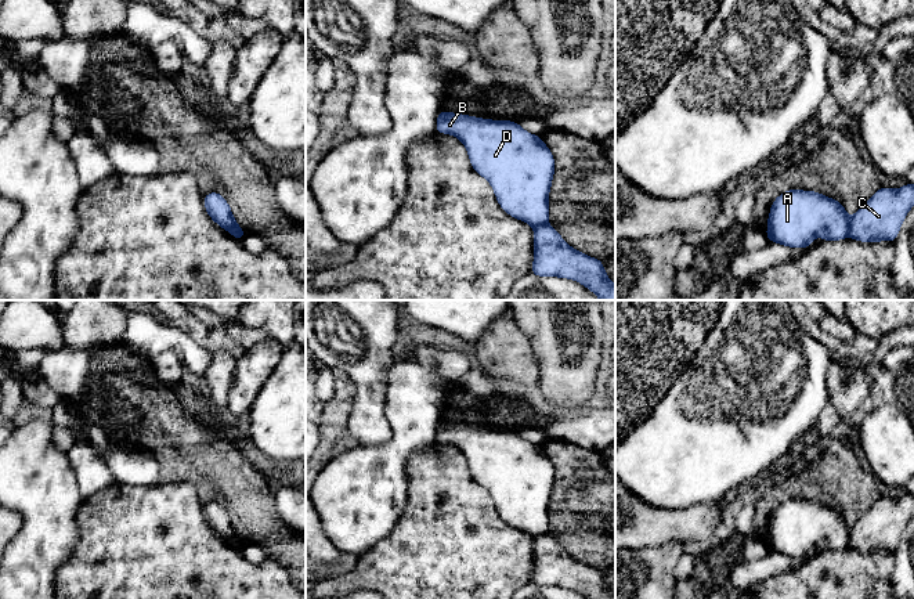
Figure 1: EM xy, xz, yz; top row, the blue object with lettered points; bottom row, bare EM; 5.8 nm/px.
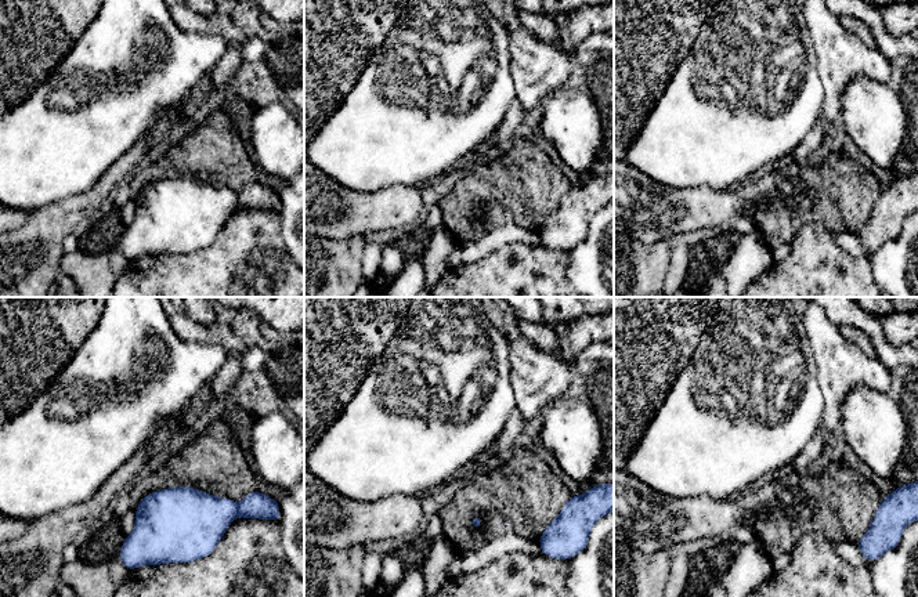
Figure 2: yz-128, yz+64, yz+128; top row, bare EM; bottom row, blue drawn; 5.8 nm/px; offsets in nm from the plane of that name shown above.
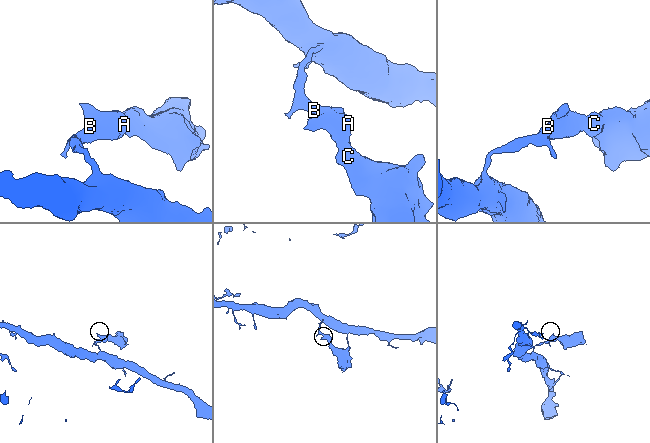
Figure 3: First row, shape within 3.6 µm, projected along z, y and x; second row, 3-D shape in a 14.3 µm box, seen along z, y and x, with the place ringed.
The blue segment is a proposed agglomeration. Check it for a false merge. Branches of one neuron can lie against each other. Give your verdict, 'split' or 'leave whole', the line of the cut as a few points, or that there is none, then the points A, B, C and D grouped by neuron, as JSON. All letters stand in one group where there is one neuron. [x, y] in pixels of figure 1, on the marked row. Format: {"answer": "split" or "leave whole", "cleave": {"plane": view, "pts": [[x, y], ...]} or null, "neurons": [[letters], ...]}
{"answer": "split", "cleave": {"plane": "yz", "pts": [[851, 217], [848, 235]]}, "neurons": [["A", "B", "D"], ["C"]]}

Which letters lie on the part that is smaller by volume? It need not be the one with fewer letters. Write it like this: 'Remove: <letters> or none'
Remove: C

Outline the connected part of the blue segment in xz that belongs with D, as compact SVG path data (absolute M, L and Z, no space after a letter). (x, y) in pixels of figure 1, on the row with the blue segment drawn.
M440 111L440 134L452 134L465 145L472 167L494 190L498 205L512 217L537 228L549 223L549 192L554 177L554 156L542 137L524 130L519 122L492 120Z

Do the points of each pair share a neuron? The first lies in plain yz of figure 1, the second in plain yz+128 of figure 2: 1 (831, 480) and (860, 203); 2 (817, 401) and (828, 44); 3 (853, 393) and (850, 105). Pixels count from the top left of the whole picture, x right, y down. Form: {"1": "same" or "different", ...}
{"1": "same", "2": "different", "3": "different"}

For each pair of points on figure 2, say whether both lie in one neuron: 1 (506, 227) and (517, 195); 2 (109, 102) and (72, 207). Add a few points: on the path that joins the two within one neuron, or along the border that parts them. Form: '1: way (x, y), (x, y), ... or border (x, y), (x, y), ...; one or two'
1: border (508, 217), (520, 225), (537, 230); two
2: border (101, 174), (87, 190), (46, 206); two

